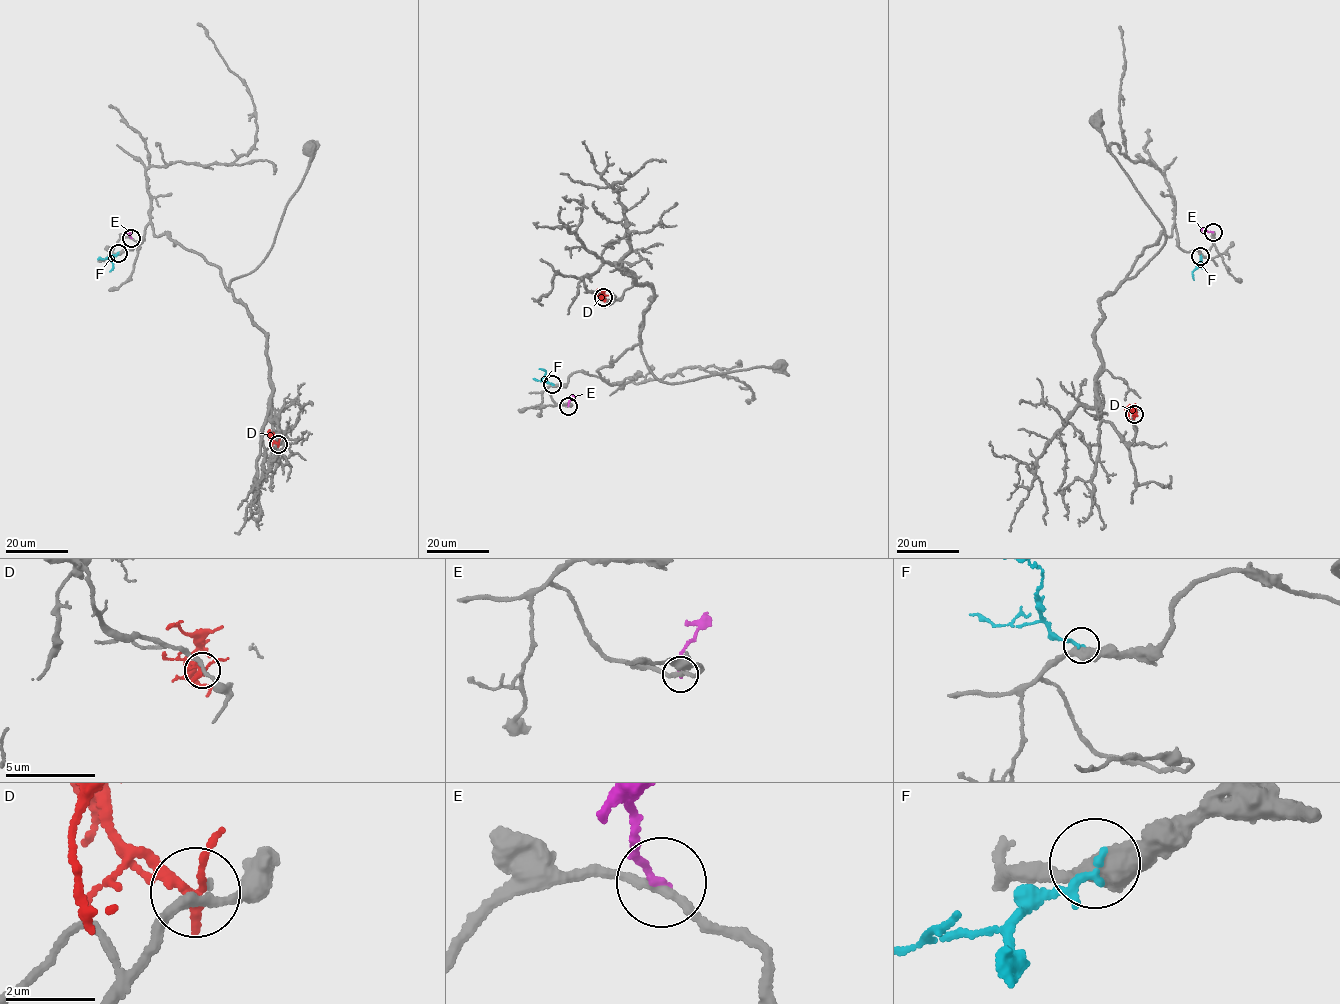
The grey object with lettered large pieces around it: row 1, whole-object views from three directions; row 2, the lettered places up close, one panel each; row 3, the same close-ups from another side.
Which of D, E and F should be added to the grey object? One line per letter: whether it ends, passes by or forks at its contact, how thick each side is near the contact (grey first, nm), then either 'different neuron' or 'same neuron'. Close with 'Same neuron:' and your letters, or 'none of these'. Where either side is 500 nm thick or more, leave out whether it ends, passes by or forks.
D: it passes by; calibres 220 and 200 nm; different neuron
E: it ends; calibres 190 and 160 nm; different neuron
F: it ends; calibres 480 and 180 nm; different neuron
Same neuron: none of these

